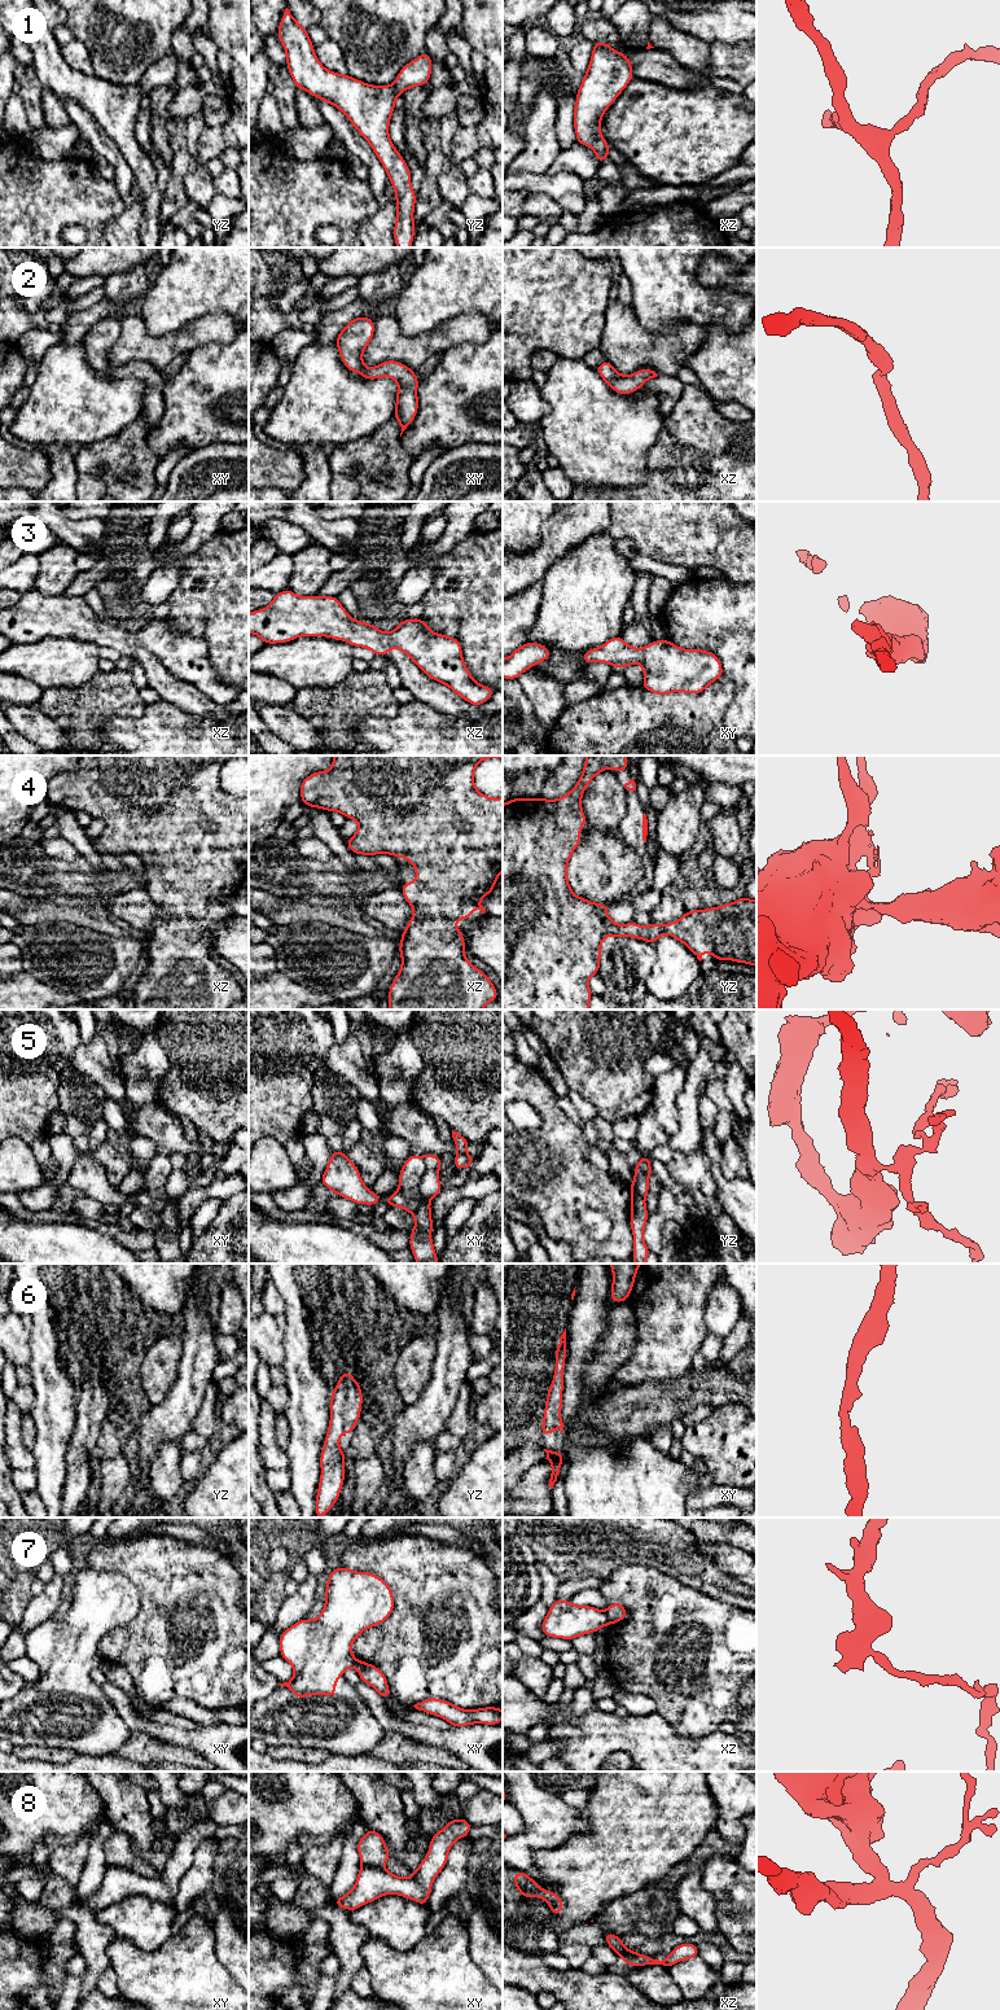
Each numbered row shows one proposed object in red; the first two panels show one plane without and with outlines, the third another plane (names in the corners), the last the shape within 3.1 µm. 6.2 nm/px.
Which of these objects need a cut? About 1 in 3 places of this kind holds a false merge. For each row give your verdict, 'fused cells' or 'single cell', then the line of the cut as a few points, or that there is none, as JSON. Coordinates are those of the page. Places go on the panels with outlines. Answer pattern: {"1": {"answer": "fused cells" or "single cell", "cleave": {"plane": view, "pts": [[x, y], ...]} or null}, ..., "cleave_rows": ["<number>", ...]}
{"1": {"answer": "single cell", "cleave": null}, "2": {"answer": "single cell", "cleave": null}, "3": {"answer": "single cell", "cleave": null}, "4": {"answer": "single cell", "cleave": null}, "5": {"answer": "fused cells", "cleave": {"plane": "xy", "pts": [[424, 1157], [425, 1173], [419, 1186], [420, 1204], [412, 1213]]}}, "6": {"answer": "single cell", "cleave": null}, "7": {"answer": "fused cells", "cleave": {"plane": "xz", "pts": [[605, 1612], [609, 1623]]}}, "8": {"answer": "fused cells", "cleave": {"plane": "xy", "pts": [[362, 1864], [380, 1868]]}}, "cleave_rows": ["5", "7", "8"]}

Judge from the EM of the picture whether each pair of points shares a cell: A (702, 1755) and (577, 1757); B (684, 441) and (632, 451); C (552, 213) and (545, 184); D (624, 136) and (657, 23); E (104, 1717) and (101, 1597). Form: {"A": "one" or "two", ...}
{"A": "one", "B": "two", "C": "two", "D": "two", "E": "one"}

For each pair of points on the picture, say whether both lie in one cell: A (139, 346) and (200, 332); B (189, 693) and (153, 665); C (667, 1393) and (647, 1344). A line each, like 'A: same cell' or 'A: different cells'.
A: same cell
B: same cell
C: different cells

